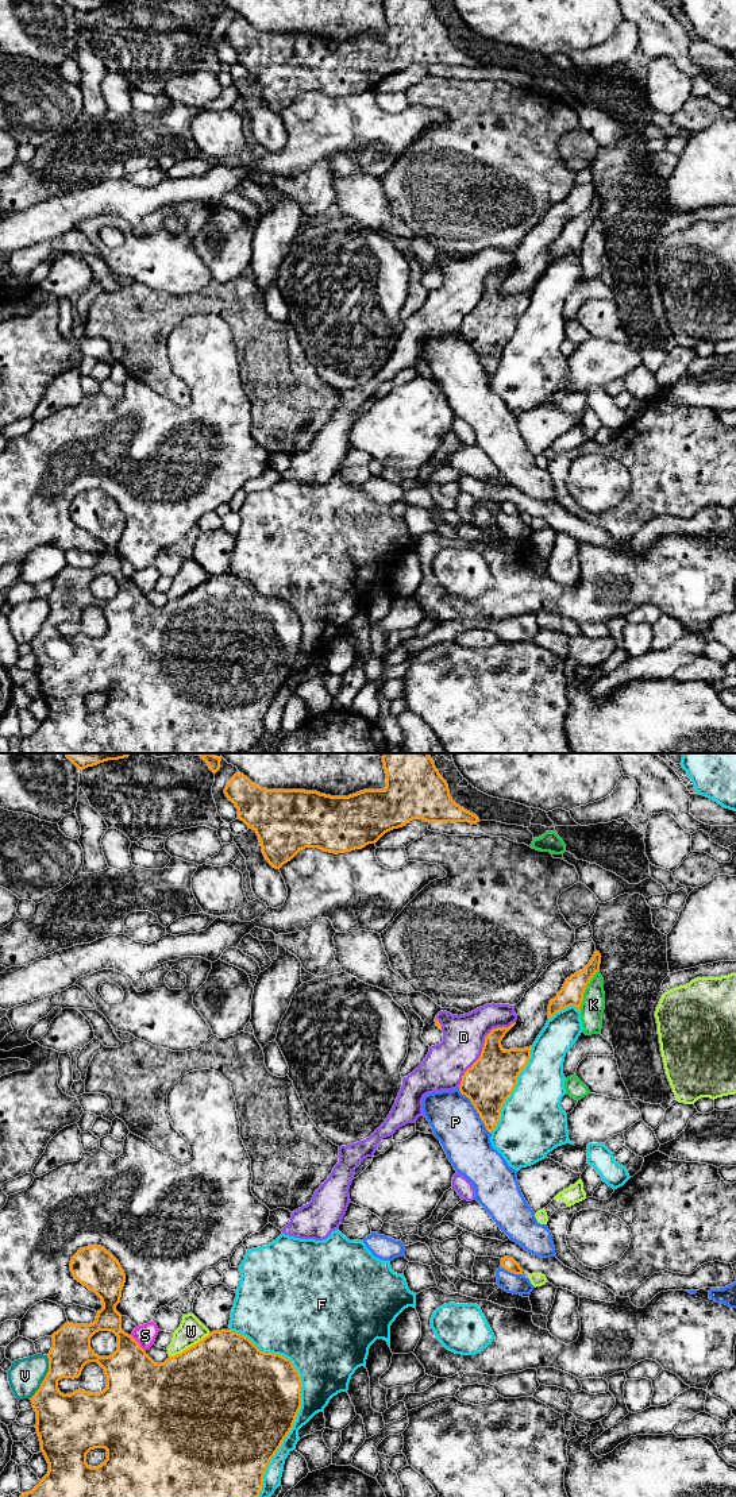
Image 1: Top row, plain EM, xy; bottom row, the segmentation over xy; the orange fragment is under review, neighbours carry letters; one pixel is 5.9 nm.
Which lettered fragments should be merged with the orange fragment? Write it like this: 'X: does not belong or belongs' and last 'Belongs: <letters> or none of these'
D: does not belong
F: does not belong
K: does not belong
P: does not belong
S: does not belong
V: does not belong
W: does not belong
Belongs: none of these

